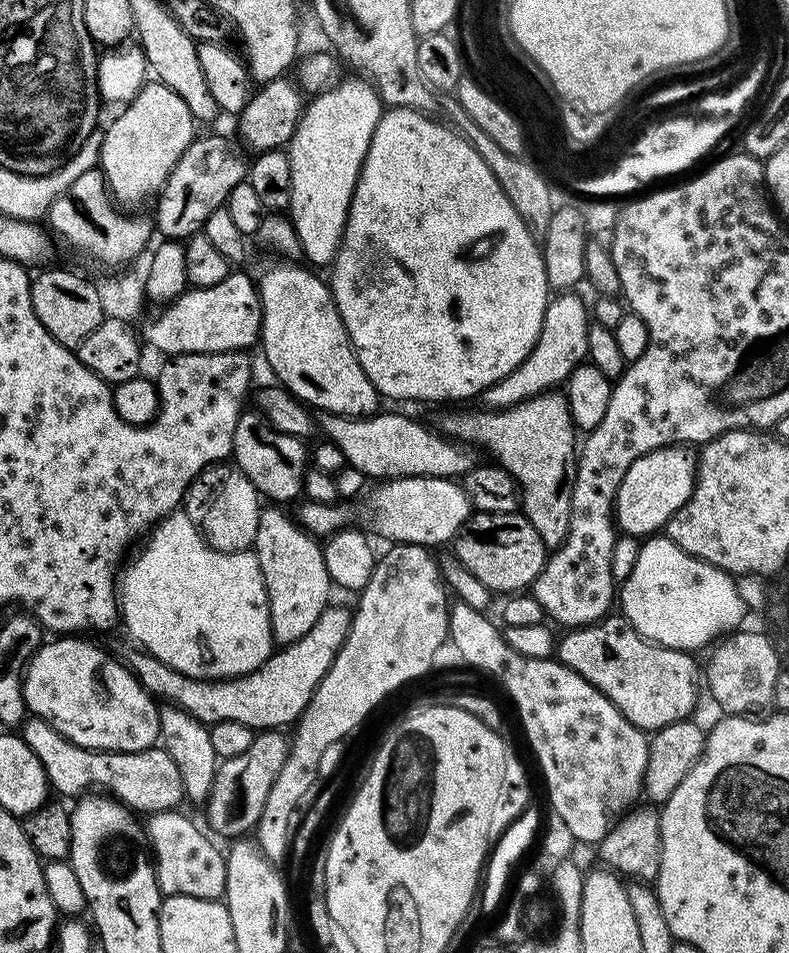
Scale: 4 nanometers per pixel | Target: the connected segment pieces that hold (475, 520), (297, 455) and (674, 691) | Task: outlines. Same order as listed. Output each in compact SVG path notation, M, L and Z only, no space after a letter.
M519 511L507 512L506 514L490 514L479 512L469 515L464 527L456 534L454 541L455 559L463 564L466 571L478 582L491 588L493 593L516 594L527 589L538 578L540 571L544 568L546 549L538 530L528 521L527 516Z
M245 411L234 430L231 459L236 467L242 470L242 474L246 474L246 478L250 478L250 482L255 486L261 497L268 499L269 496L272 499L269 501L272 502L292 500L296 495L299 497L304 491L304 473L310 464L309 449L307 447L304 449L305 441L301 437L280 432L277 428L272 427L267 420L257 415L255 411L252 412Z
M620 614L609 615L586 628L565 631L563 635L558 640L560 663L586 678L636 728L659 730L693 715L698 668L696 672L691 651L664 648L644 639Z

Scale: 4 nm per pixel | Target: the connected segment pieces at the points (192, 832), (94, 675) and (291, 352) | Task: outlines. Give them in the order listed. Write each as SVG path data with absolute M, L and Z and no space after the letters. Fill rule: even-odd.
M169 810L153 813L146 822L146 835L154 853L156 880L160 891L164 896L221 899L226 892L226 857L194 821L179 812Z
M88 638L52 639L40 645L24 670L27 711L83 748L141 752L153 747L160 739L160 708L127 663L119 664Z
M307 267L272 268L258 280L260 293L260 340L264 344L264 356L277 376L301 404L320 412L339 412L347 417L370 417L381 407L381 397L370 378L362 370L348 337L346 326L336 309L331 287L324 284Z

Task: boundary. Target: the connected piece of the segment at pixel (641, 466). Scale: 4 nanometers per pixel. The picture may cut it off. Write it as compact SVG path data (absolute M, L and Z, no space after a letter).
M684 446L657 448L655 452L647 452L632 463L616 495L614 509L614 523L623 535L648 538L659 533L667 525L669 518L692 497L692 490L696 487L698 460L695 455L691 456L688 452L691 451Z

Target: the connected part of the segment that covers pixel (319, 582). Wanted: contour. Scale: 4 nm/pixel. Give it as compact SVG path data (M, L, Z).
M268 506L260 513L260 525L254 551L258 558L258 566L261 568L264 585L268 590L268 603L270 612L270 625L272 627L272 638L277 645L283 646L298 642L318 622L318 618L329 607L328 591L333 591L332 578L327 572L324 561L324 550L321 541L309 534L295 519L292 520L283 512L283 507Z

